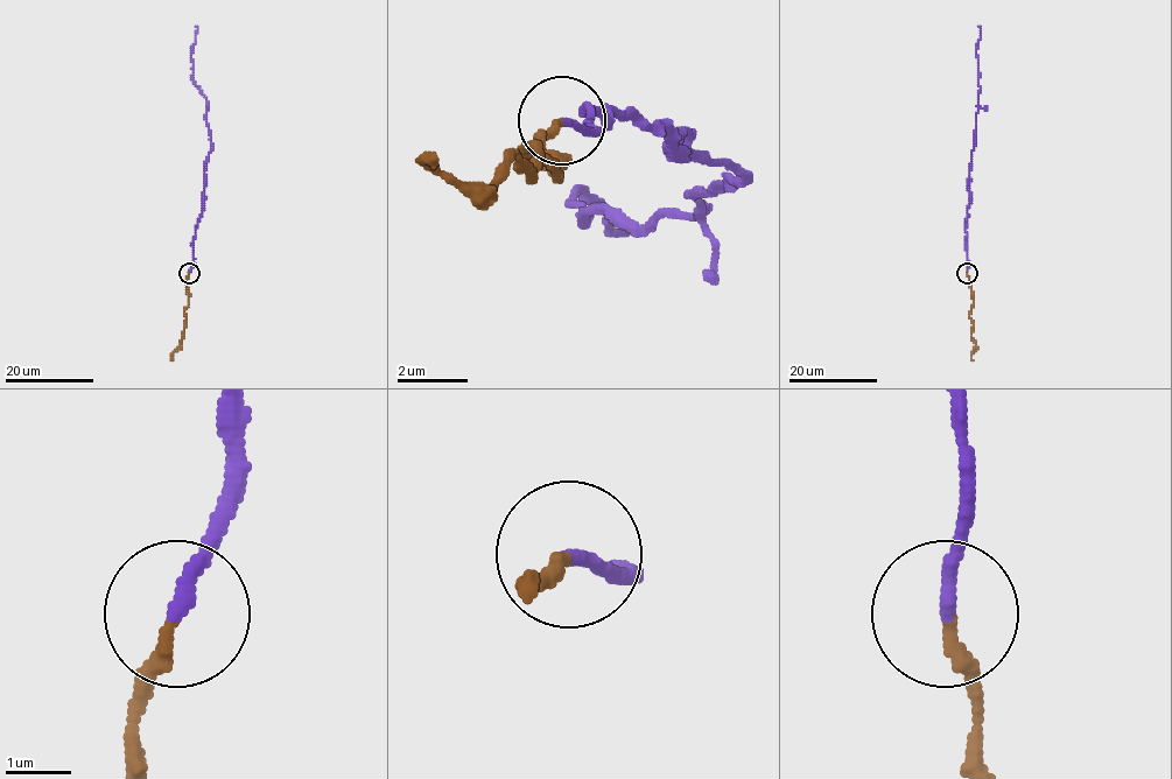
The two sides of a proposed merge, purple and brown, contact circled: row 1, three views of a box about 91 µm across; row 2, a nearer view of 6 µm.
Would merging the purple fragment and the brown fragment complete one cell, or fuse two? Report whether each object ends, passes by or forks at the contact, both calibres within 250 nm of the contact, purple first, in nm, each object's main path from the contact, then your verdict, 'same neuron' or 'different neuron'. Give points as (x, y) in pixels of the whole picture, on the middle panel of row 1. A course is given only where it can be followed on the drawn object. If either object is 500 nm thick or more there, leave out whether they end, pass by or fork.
purple ends | brown ends | 240/240 nm | purple via (560, 118), (612, 110), (745, 180), (692, 215), (586, 224), (586, 189), (612, 233), (622, 215) | brown via (560, 118), (542, 135), (560, 172), (533, 145), (533, 172), (516, 153), (489, 189), (454, 189), (436, 153) | same neuron

